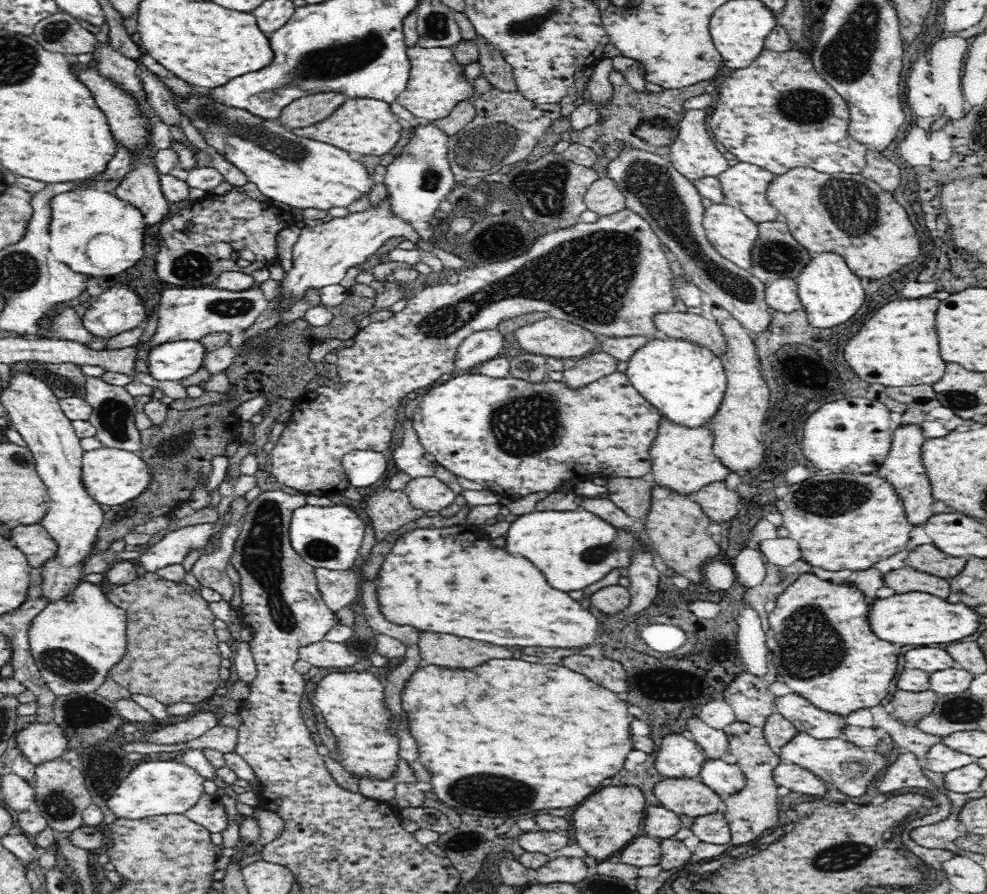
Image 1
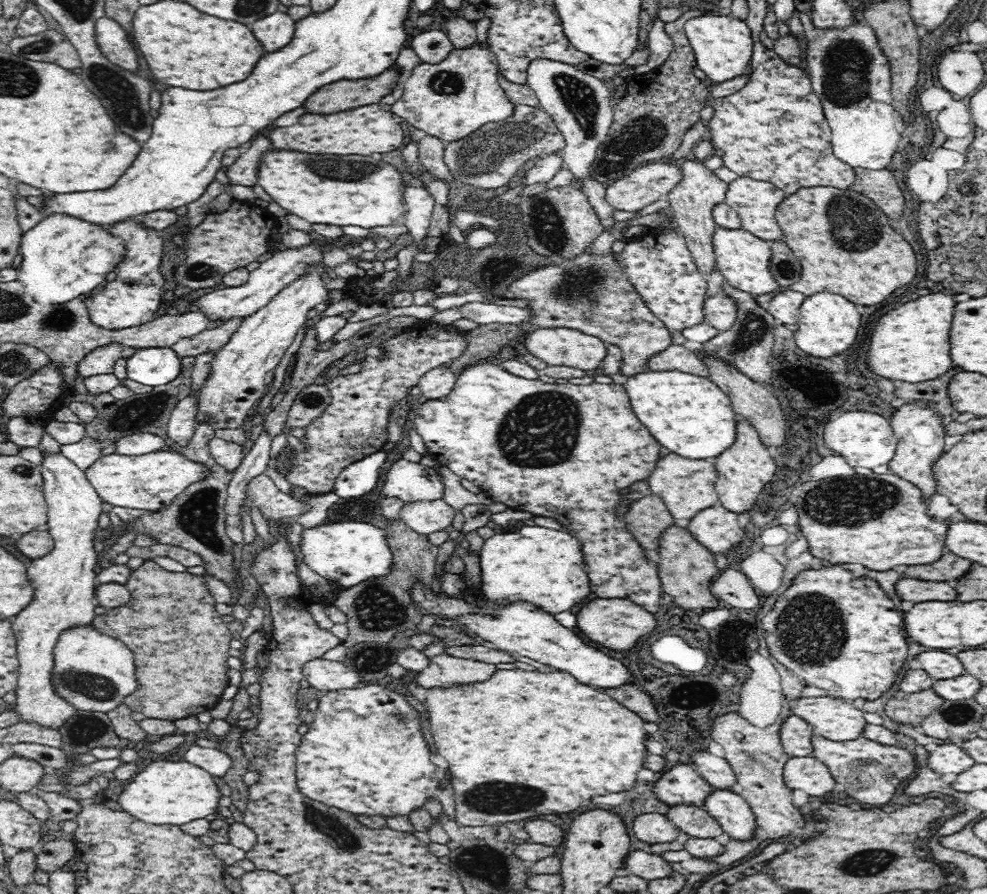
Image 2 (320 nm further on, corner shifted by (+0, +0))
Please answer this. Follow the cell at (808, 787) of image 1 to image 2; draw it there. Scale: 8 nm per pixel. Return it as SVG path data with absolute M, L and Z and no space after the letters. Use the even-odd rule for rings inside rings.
M812 755L789 757L783 768L783 779L791 790L804 790L808 796L824 796L836 784L826 764Z

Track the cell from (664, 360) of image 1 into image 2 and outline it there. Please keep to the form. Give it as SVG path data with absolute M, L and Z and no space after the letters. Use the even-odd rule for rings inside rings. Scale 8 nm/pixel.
M646 369L628 376L624 387L629 394L635 415L670 452L686 457L704 457L712 461L724 449L730 448L735 440L735 422L738 416L733 411L733 404L729 396L708 377L682 369Z

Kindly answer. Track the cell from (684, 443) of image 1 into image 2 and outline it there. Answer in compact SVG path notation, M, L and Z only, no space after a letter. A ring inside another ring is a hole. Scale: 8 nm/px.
M670 452L656 463L656 468L650 473L647 481L649 489L662 498L673 518L686 518L690 521L699 511L719 502L719 494L715 488L716 479L717 472L713 461L704 457L686 457Z

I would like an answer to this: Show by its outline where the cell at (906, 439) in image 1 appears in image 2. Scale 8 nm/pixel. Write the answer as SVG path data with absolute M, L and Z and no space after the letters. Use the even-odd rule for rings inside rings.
M904 404L889 418L897 438L895 455L889 462L889 472L907 480L922 491L922 499L935 494L935 480L932 464L944 452L944 424L938 412L923 404Z

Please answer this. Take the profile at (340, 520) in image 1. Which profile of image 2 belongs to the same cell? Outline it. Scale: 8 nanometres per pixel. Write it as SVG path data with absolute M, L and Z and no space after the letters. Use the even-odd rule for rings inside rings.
M336 522L320 524L315 528L304 529L302 532L301 554L303 561L313 572L323 577L327 582L335 582L345 589L391 574L393 555L388 547L387 532L382 528L376 528L366 522Z

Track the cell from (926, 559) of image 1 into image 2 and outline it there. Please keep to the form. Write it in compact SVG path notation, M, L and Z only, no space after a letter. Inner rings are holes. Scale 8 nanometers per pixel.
M946 552L938 562L934 564L922 564L922 566L902 566L900 574L904 578L918 578L918 580L932 580L932 582L948 582L958 580L970 570L970 560L964 560L960 556L954 556L952 552Z

